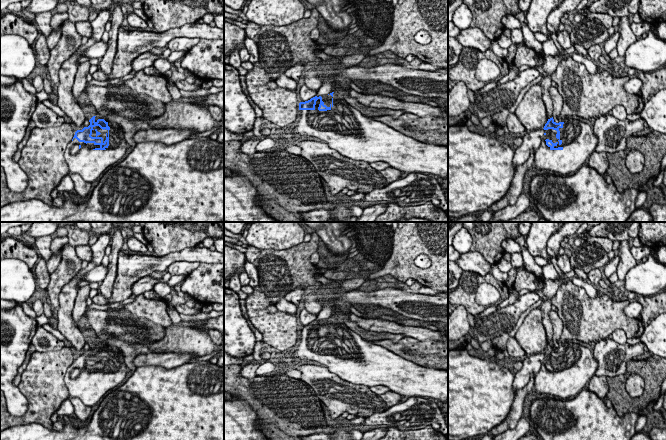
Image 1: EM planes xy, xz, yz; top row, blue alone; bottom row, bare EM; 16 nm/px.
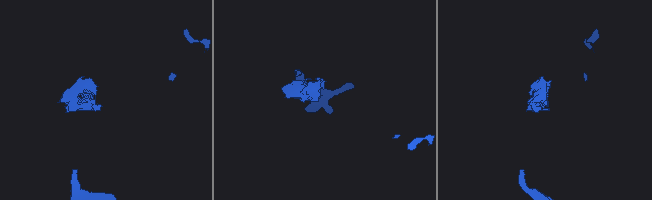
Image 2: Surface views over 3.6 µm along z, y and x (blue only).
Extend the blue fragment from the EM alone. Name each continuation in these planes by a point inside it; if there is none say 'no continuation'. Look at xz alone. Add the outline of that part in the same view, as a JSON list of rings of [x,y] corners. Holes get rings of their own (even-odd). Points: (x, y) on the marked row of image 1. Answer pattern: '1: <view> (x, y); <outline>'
1: xz (344, 128); [[[337,90],[331,96],[321,96],[330,110],[319,111],[320,99],[314,110],[299,110],[301,119],[292,134],[313,136],[325,141],[341,155],[357,161],[385,162],[403,173],[429,173],[439,178],[448,178],[448,146],[426,144],[404,135],[388,125],[364,116],[344,100],[344,92]]]

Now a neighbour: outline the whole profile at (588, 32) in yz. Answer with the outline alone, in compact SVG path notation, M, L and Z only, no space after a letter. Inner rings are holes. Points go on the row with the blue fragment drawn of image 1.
M584 17L577 22L570 33L572 45L580 44L585 49L599 45L609 39L611 35L599 19Z

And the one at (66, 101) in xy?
M109 9L101 10L95 20L91 21L93 34L85 45L81 45L77 51L69 57L61 66L59 70L59 86L57 87L57 105L61 110L71 119L71 123L77 130L82 130L86 117L81 109L78 101L75 100L72 94L72 87L74 84L75 75L78 69L78 60L82 57L81 54L85 52L90 46L102 40L105 26L111 19L111 12Z

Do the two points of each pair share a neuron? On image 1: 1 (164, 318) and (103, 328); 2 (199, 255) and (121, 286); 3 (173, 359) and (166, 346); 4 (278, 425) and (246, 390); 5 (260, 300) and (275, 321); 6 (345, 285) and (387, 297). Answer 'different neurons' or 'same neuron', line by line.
1: different neurons
2: same neuron
3: different neurons
4: same neuron
5: same neuron
6: different neurons

